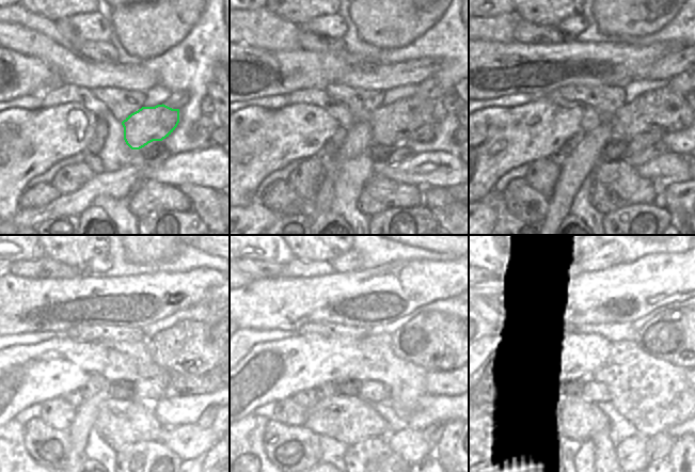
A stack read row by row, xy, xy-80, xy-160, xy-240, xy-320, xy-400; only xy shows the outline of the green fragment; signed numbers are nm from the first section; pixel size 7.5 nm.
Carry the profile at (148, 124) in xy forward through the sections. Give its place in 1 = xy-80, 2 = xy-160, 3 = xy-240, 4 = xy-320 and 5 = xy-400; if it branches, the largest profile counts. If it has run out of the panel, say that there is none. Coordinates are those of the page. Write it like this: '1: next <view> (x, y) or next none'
1: next xy-80 (392, 124)
2: next xy-160 (661, 110)
3: next xy-240 (187, 347)
4: next xy-320 (437, 342)
5: next xy-400 (685, 337)

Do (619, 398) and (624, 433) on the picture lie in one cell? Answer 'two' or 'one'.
two

